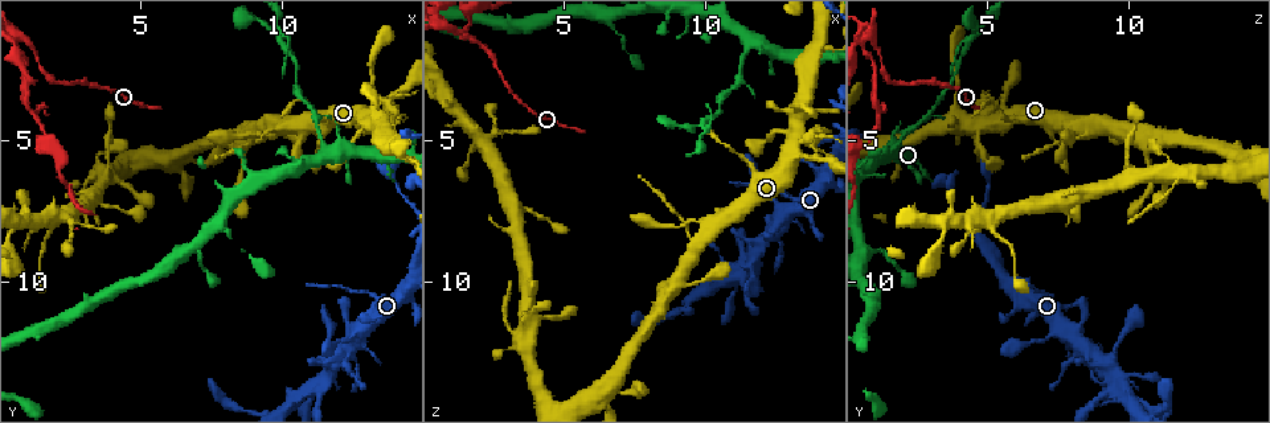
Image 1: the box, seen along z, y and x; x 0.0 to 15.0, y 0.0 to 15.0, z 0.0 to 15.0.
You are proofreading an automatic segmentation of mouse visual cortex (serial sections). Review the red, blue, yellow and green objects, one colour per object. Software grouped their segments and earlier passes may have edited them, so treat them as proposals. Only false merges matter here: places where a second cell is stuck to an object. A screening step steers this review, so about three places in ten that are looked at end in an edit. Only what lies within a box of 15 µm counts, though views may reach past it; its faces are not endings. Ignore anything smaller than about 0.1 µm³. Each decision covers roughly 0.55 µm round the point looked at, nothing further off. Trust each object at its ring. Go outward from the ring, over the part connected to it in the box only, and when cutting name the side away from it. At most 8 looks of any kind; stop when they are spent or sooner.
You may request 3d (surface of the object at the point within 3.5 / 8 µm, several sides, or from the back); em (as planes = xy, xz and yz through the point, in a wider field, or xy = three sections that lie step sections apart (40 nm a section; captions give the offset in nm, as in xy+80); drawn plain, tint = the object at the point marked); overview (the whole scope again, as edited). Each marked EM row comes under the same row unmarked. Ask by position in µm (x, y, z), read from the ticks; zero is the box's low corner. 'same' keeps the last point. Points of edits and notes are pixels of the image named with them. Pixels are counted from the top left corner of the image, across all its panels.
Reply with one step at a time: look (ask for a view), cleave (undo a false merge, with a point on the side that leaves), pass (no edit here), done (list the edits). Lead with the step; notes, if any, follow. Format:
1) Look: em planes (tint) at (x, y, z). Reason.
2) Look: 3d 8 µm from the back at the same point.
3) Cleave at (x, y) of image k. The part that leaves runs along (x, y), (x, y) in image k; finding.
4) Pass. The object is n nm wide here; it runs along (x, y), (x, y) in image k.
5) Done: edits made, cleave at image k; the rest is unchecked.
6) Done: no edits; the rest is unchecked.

Look: 3d 3.5 µm from the back at (11.7, 5.6, 1.4). Thin arm on a thick one.

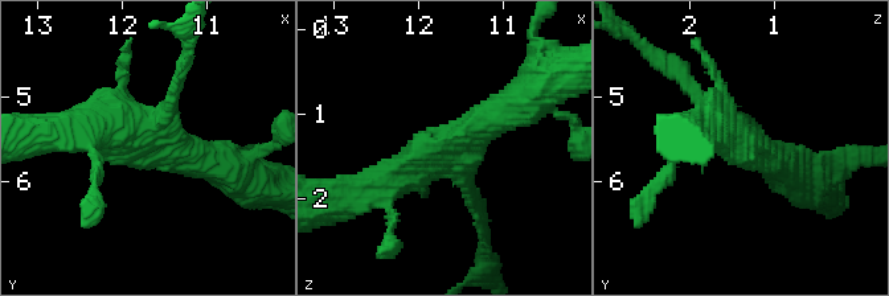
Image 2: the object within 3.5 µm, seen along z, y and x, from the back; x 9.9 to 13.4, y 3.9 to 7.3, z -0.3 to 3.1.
Look: em xy step 1 (tint) at (11.75, 5.50, 1.50).

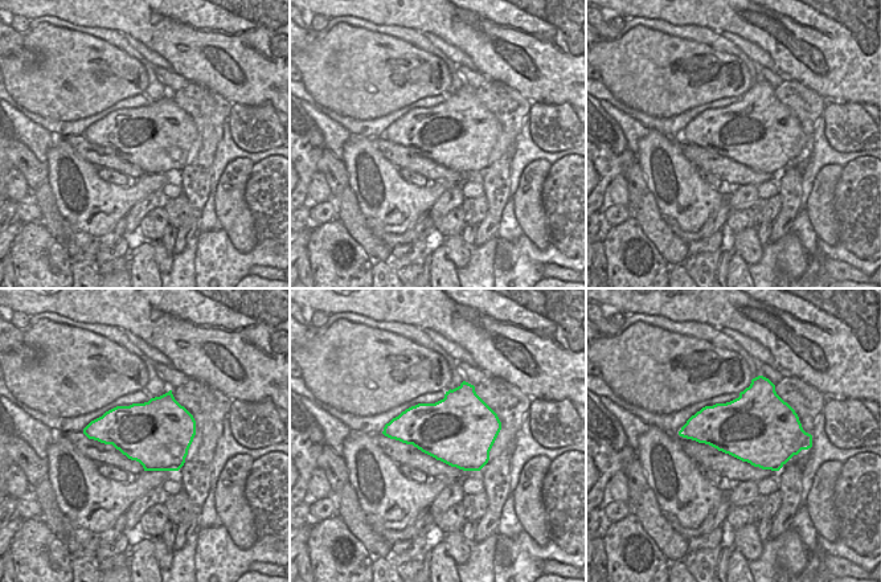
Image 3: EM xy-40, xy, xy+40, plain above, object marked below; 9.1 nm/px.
Pass. All the same cell.

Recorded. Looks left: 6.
Look: em xy step 3 (tint) at (13.4, 4.2, 4.8). Sharp bend.

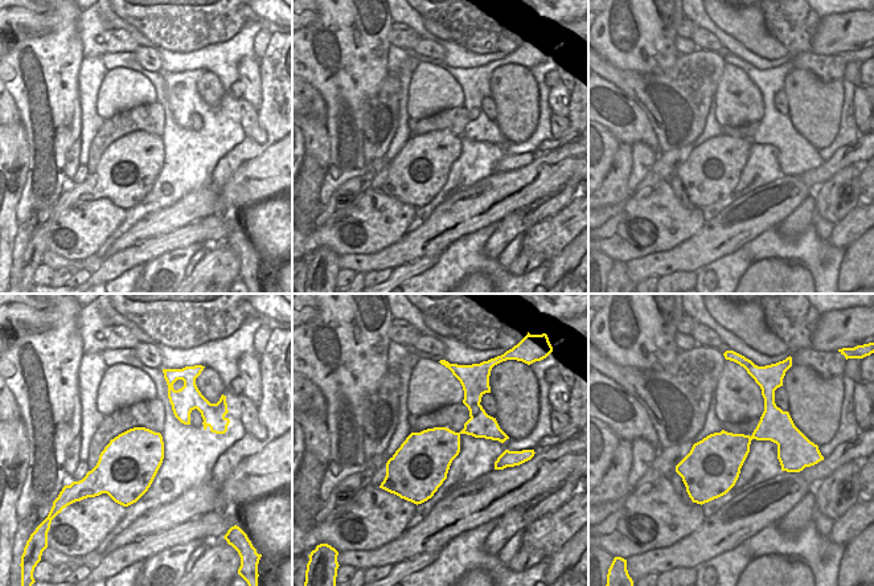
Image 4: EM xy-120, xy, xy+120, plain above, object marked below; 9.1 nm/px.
Look: 3d 3.5 µm at the same point.

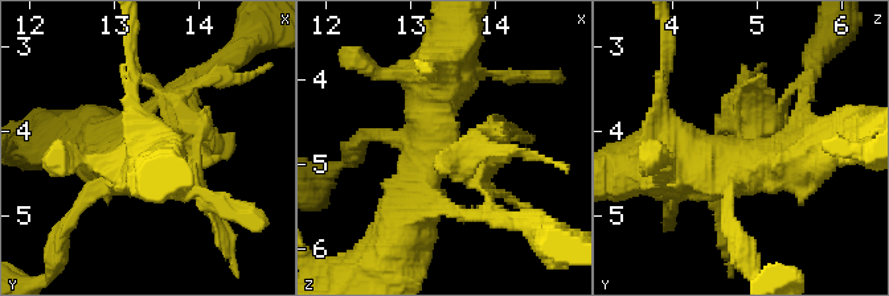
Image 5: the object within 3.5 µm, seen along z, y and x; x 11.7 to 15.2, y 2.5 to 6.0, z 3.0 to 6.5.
Cleave at (491, 140) of image 5. The object is 500 nm wide here; the part that leaves runs along (458, 156), (498, 126) in image 5; a second cell is stuck on.

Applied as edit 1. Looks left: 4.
Look: 3d 3.5 µm at (10.0, 1.5, 4.5).

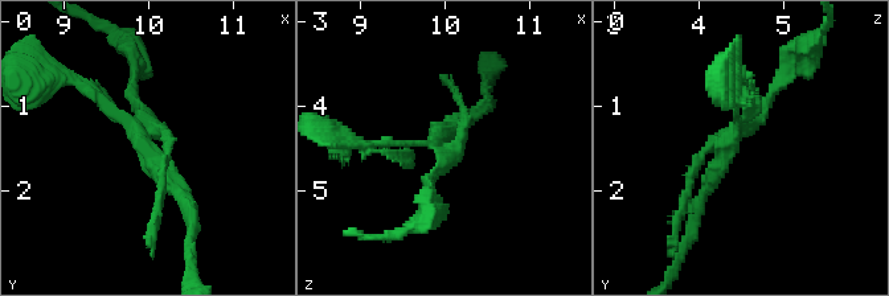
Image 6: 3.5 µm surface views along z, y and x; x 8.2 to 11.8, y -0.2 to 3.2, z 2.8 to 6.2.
Look: em xy step 3 (tint) at (9.95, 1.50, 4.40).

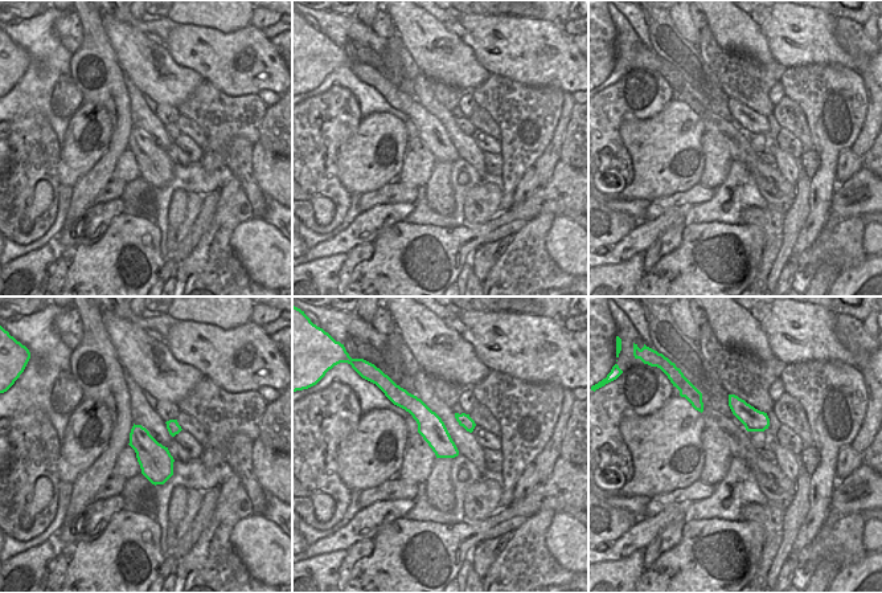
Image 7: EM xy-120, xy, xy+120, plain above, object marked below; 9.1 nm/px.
Cleave at (777, 86) of image 6. The object is 240 nm wide here; the part that leaves runs along (152, 132), (132, 99), (136, 52), (125, 38) in image 6; a second cell is stuck on.

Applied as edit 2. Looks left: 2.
Done: edits made, cleave at image 5, cleave at image 6; the rest is unchecked.

